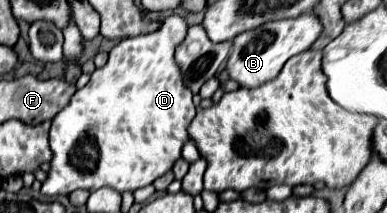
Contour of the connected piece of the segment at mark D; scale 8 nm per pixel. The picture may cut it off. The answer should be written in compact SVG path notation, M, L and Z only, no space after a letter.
M181 16L165 18L163 26L147 36L125 38L111 52L109 62L91 74L91 80L79 88L69 104L53 118L49 130L49 146L53 152L51 168L41 186L45 196L69 196L73 190L97 190L111 186L117 192L137 190L153 184L159 176L169 172L181 158L181 148L189 140L187 128L195 116L193 94L183 86L183 76L173 60L173 48L185 38L187 24Z

